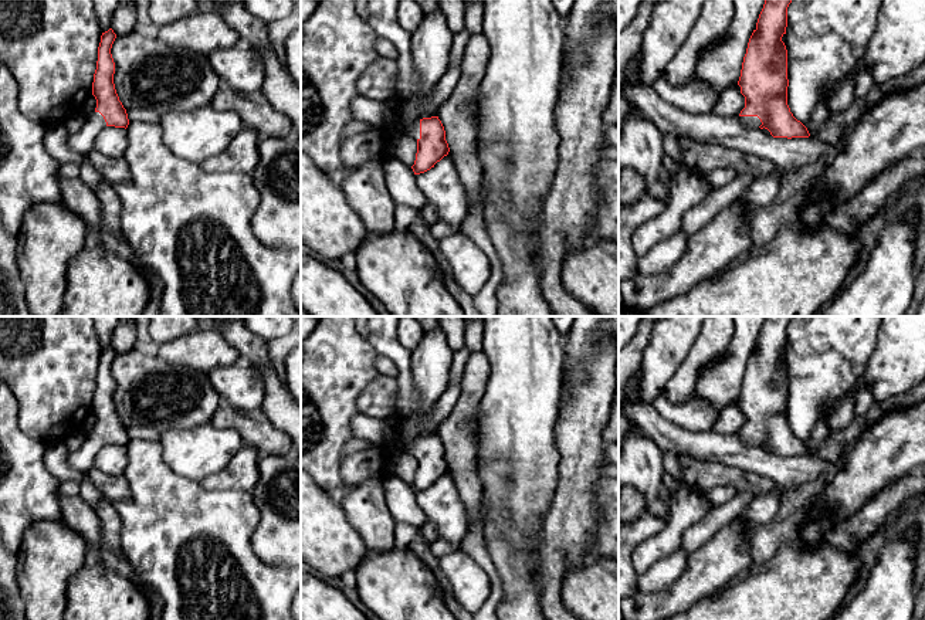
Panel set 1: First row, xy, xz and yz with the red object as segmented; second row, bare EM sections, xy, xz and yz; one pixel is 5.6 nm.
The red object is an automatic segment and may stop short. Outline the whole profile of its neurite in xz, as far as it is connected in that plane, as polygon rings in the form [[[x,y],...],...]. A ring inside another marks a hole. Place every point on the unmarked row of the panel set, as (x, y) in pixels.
[[[438,434],[413,438],[407,453],[417,458],[416,478],[411,484],[414,492],[430,488],[450,470],[445,448]]]

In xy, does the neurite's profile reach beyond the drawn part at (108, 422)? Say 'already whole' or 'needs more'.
needs more

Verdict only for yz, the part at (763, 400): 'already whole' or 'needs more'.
needs more

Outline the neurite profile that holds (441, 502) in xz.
[[[444,474],[430,488],[416,492],[416,501],[427,521],[437,526],[440,539],[453,545],[462,542],[470,528],[470,514],[451,474]]]

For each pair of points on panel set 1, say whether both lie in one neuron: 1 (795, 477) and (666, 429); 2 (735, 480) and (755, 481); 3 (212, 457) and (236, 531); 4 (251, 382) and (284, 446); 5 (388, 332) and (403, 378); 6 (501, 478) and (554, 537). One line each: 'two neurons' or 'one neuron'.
1: one neuron
2: one neuron
3: two neurons
4: two neurons
5: one neuron
6: two neurons

